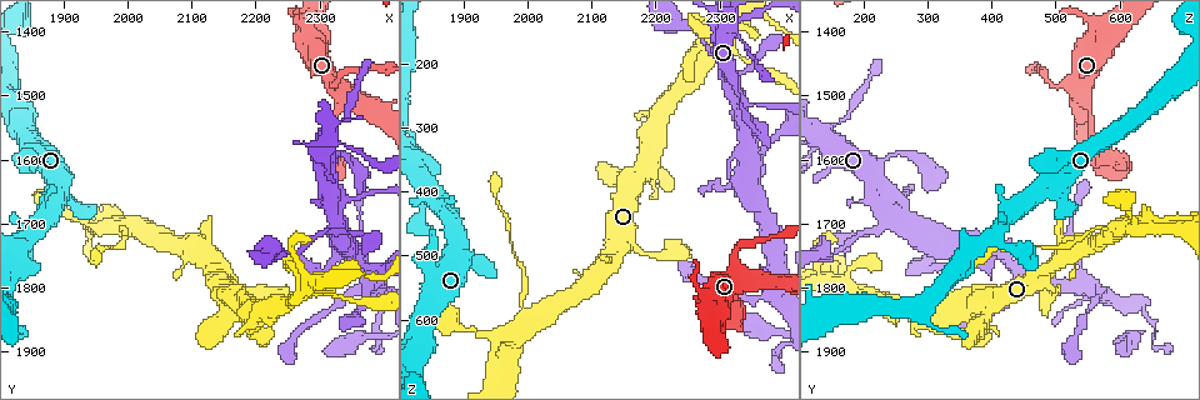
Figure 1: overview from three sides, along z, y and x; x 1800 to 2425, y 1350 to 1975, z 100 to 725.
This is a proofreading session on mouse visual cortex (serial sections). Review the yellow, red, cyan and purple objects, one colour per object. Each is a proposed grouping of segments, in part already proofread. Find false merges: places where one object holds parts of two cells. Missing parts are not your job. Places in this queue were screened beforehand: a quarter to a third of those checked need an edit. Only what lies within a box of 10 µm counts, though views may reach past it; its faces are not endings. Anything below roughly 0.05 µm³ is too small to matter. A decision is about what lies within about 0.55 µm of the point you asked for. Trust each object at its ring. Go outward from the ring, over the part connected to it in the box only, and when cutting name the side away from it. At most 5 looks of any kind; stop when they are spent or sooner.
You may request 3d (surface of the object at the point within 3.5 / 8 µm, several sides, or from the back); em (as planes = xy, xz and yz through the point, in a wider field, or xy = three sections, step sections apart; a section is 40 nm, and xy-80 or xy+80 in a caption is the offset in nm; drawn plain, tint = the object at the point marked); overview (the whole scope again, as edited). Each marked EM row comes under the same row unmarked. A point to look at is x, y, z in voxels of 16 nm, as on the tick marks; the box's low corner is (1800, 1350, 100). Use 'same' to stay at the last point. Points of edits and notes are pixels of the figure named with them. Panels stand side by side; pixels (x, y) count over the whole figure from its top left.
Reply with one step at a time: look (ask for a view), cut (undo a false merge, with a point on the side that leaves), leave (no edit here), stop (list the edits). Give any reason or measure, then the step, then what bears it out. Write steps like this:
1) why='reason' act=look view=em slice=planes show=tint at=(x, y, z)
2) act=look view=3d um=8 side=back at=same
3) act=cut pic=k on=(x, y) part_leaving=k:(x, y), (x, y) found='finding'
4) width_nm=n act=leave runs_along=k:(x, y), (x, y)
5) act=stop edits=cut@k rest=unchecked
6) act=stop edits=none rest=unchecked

why='sharp bend' act=look view=3d um=3.5 at=(2315, 1675, 240)

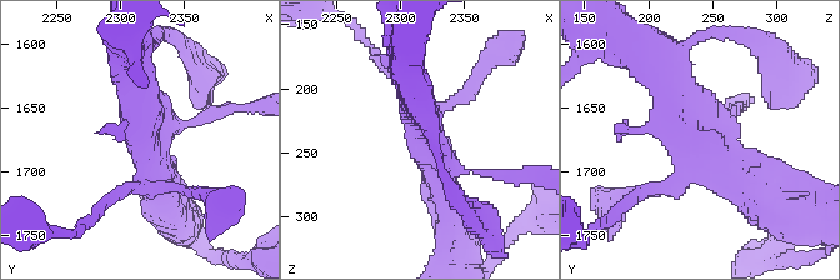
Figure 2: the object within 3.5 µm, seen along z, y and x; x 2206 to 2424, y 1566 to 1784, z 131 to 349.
act=look view=em slice=xy step=3 show=tint at=(2318, 1678, 234)

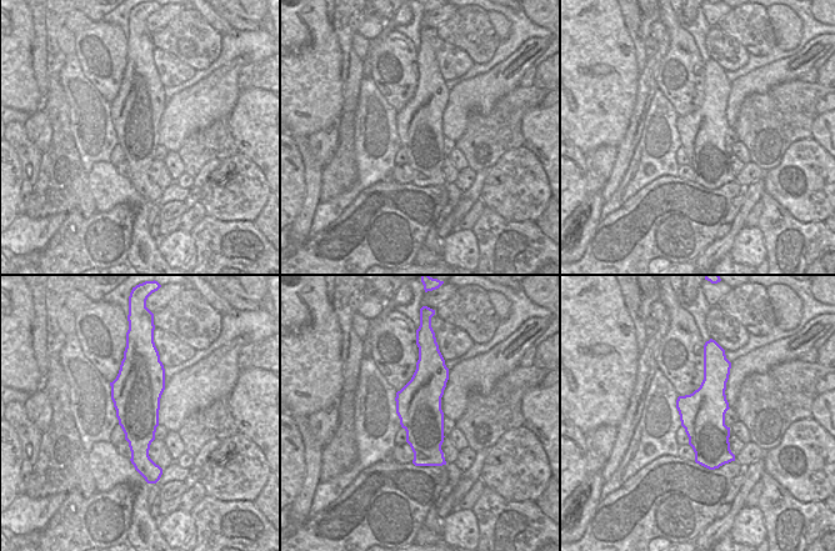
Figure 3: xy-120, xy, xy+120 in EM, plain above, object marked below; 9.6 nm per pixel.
width_nm=440 act=leave runs_along=2:(663, 68), (681, 129), (753, 201) found='one cell here'

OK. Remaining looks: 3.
why='abrupt turn' act=look view=3d um=3.5 at=(2345, 1735, 350)

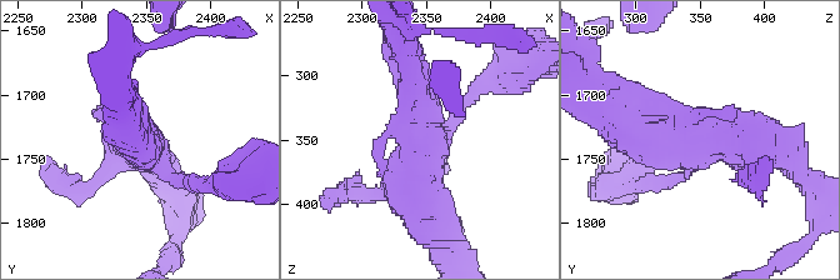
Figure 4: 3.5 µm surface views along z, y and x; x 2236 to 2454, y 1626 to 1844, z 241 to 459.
act=look view=em slice=xy step=5 show=tint at=(2344, 1734, 346)

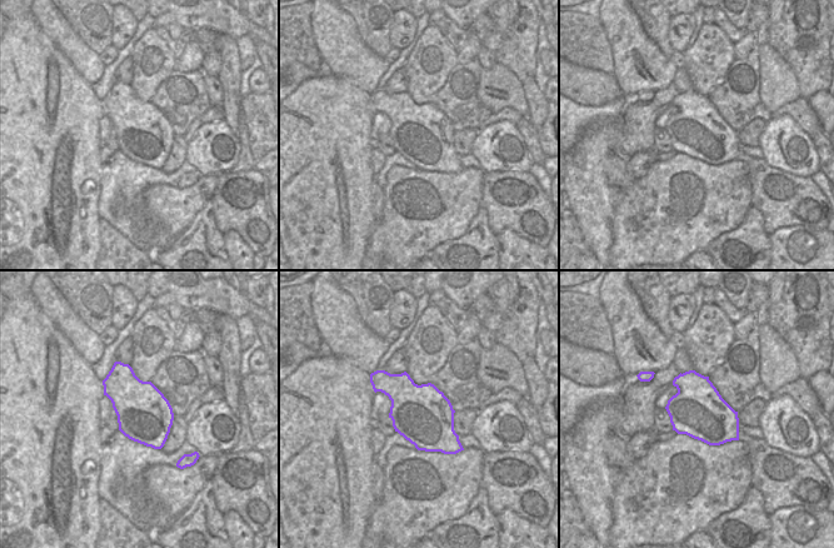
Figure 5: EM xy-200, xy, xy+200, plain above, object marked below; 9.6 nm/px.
width_nm=550 act=leave runs_along=4:(611, 125), (630, 140), (775, 148) found='continuous, no second cell'

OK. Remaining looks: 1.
act=stop edits=none rest=unchecked

